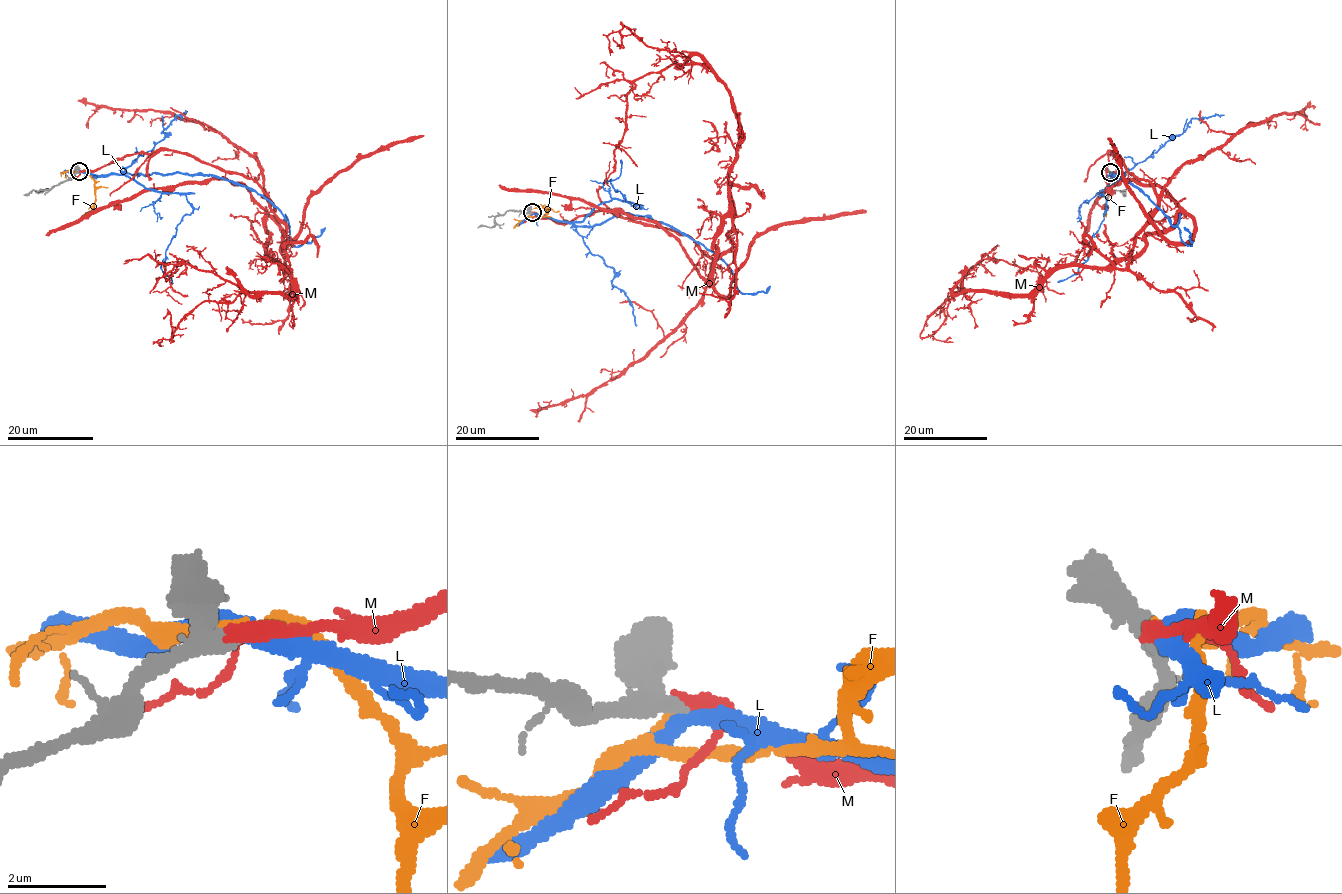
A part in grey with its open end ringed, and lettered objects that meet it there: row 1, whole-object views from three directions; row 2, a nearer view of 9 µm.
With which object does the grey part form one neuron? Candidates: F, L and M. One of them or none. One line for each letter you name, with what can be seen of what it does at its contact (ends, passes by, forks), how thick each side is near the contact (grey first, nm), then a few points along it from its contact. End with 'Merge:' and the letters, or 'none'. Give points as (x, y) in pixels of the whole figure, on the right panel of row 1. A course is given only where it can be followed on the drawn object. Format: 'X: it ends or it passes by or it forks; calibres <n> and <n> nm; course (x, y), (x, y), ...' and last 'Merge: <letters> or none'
M: it passes by; calibres 360 and 240 nm; course (1110, 173), (1109, 152), (1156, 193), (1126, 267), (963, 290), (981, 259), (1046, 277), (1077, 260), (1059, 254)
Merge: M

